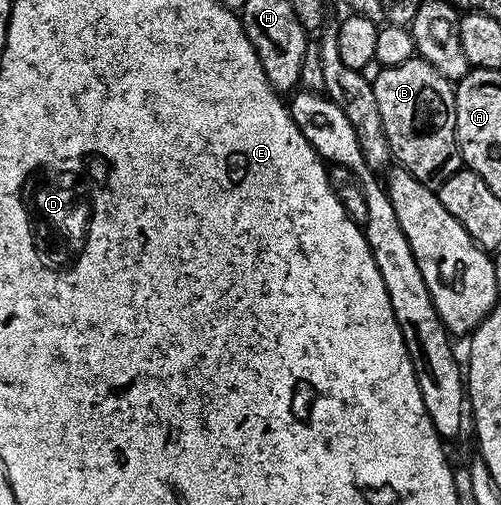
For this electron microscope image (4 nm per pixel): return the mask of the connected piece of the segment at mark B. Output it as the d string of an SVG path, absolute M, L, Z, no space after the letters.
M415 56L404 64L385 67L373 83L390 152L401 169L427 184L440 184L463 169L456 132L455 87L447 78L440 76L432 64Z

